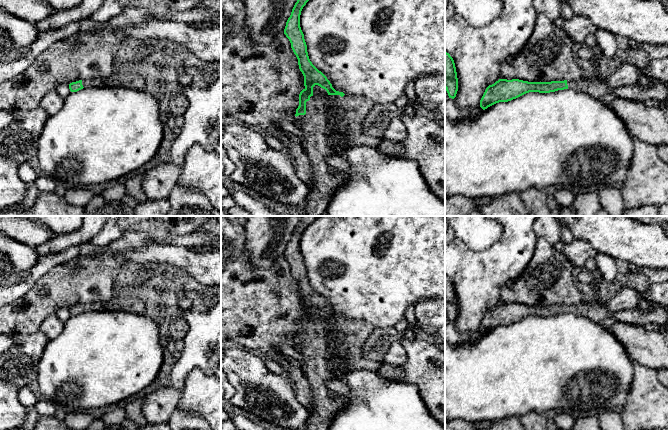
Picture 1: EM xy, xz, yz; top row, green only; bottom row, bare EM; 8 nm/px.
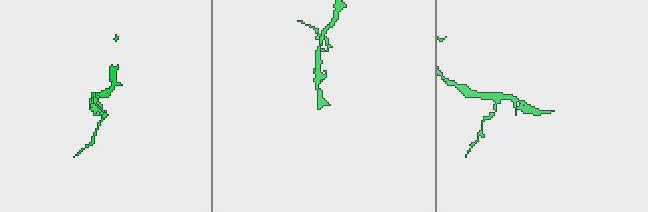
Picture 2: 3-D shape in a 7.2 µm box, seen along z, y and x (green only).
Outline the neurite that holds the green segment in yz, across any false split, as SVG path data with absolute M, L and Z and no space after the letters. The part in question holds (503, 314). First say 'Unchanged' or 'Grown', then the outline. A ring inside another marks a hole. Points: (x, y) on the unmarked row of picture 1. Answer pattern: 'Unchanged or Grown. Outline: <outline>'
Grown. Outline: M604 302L598 303L579 303L577 305L551 305L551 306L528 306L519 303L499 303L494 308L489 309L481 324L480 331L485 334L488 331L499 327L508 326L516 323L529 316L550 317L558 314L573 313L579 316L587 317L590 320L601 323L607 317L613 317L617 322L630 323L638 326L651 327L653 325L668 325L668 307L654 304L650 311L639 311L636 308L630 310L622 310L612 313L608 310Z

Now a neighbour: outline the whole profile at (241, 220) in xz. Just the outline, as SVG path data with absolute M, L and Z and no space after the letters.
M223 216L235 224L245 225L249 216Z

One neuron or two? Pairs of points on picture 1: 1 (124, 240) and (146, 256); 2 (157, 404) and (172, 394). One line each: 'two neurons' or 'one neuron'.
1: two neurons
2: one neuron

